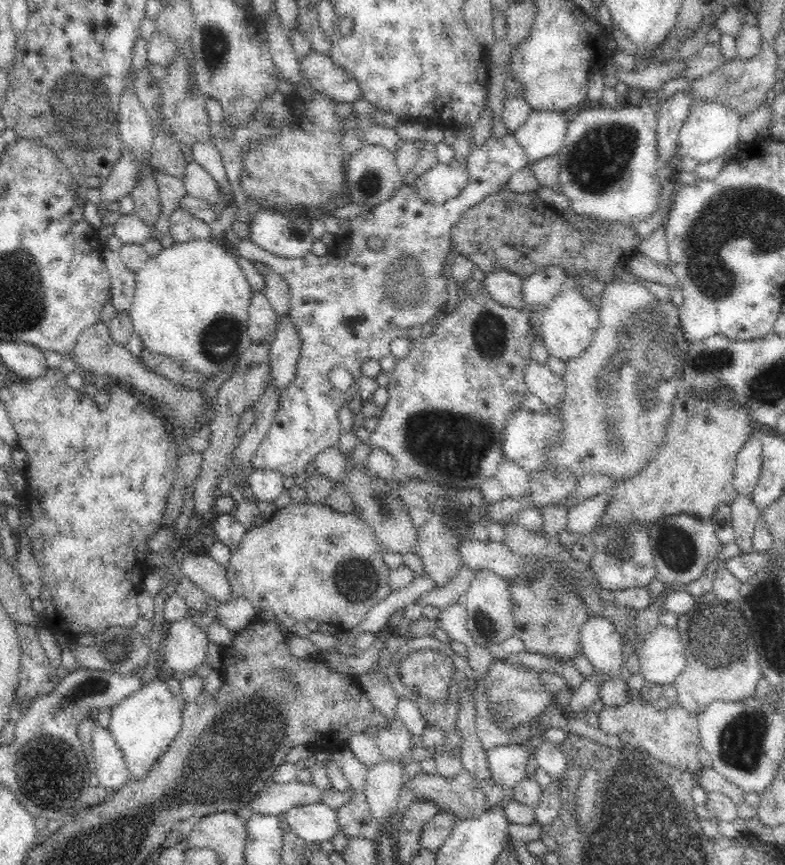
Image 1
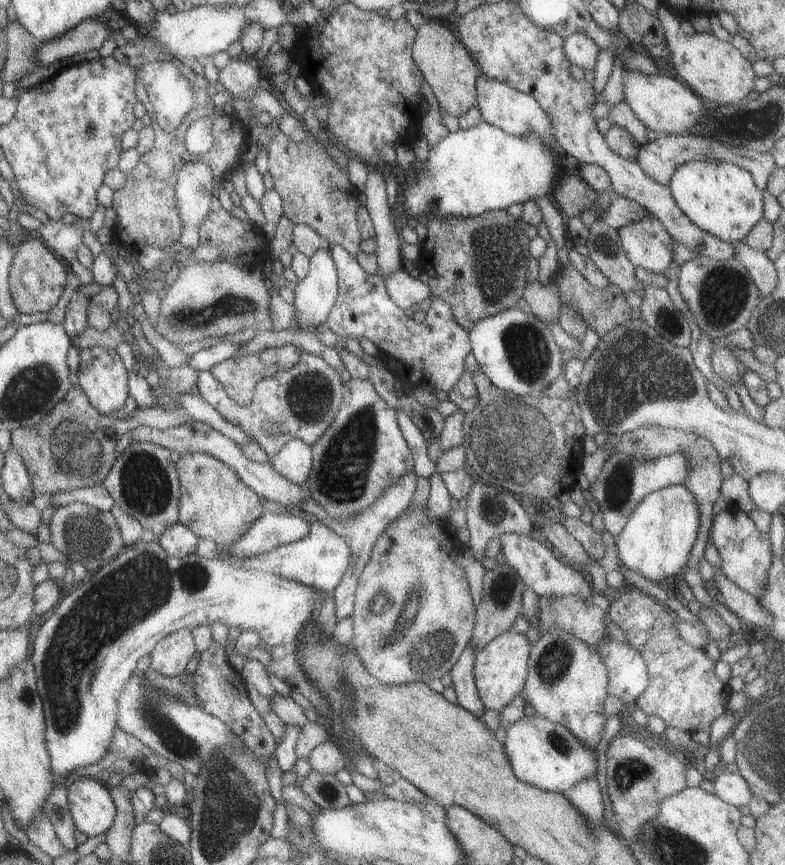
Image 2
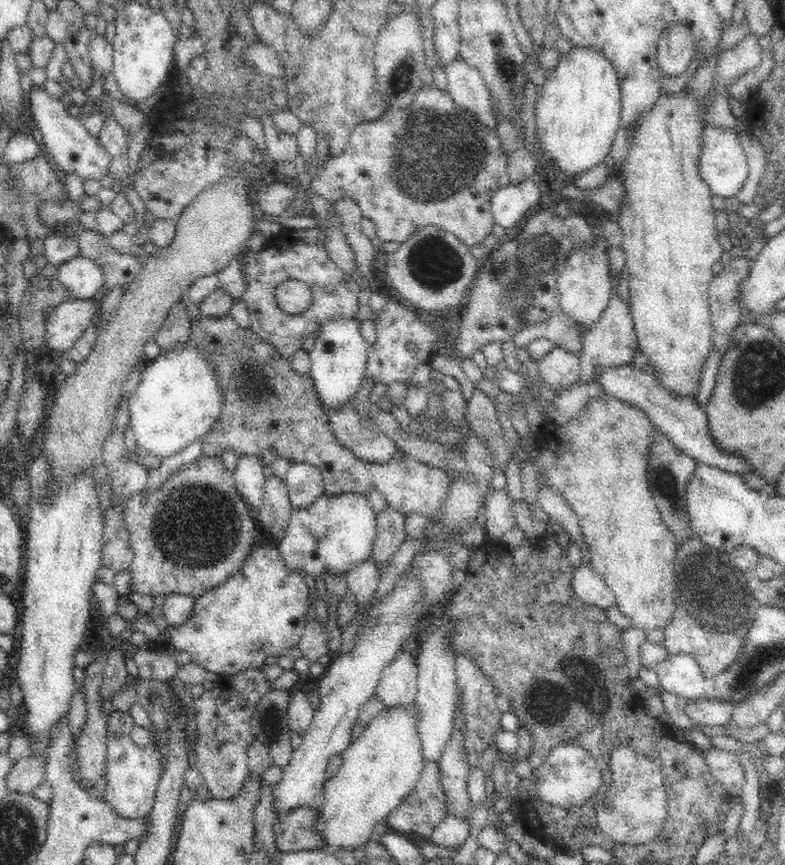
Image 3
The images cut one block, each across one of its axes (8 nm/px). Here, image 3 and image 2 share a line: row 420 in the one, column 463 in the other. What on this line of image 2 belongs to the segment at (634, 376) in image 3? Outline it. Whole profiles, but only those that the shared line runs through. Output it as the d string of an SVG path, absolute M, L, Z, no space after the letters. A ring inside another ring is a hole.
M468 643L457 657L457 662L449 669L451 686L456 696L455 703L472 712L477 718L483 714L484 706L480 703L472 673L475 650Z

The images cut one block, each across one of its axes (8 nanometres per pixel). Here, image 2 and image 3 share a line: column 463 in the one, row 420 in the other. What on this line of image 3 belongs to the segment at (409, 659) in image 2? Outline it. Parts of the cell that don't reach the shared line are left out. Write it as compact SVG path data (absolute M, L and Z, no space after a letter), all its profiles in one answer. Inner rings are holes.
M605 392L605 396L600 401L591 401L588 409L583 410L583 415L578 418L578 420L572 420L568 424L564 424L562 428L562 436L564 440L562 442L556 442L552 440L548 444L548 450L543 451L543 457L540 457L534 466L539 472L545 472L547 475L548 485L552 485L554 489L560 489L560 493L564 495L568 505L572 507L572 510L576 513L578 522L580 523L580 528L583 532L583 538L588 543L591 563L594 565L594 569L598 571L608 585L608 588L613 592L616 609L624 615L624 618L628 619L629 626L635 628L636 630L641 630L647 635L648 632L652 630L664 630L672 619L674 619L675 614L675 560L678 542L674 538L672 531L666 526L666 523L662 520L660 512L656 508L654 499L652 498L650 489L648 488L648 456L647 456L647 446L650 440L650 433L652 429L656 429L653 424L646 418L638 409L630 407L608 395Z

